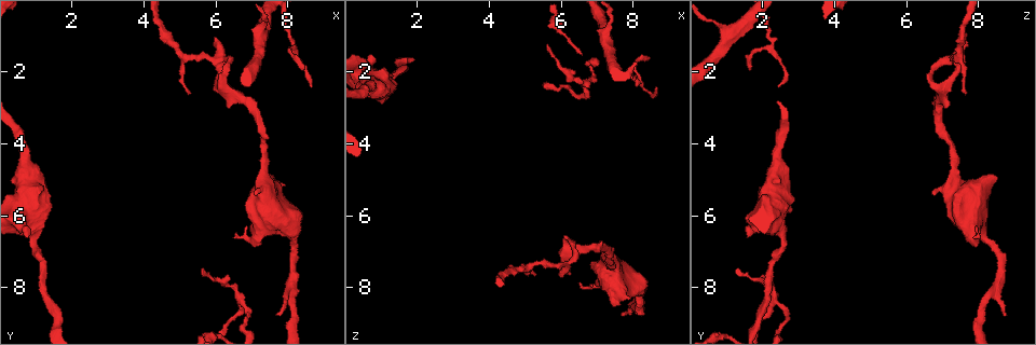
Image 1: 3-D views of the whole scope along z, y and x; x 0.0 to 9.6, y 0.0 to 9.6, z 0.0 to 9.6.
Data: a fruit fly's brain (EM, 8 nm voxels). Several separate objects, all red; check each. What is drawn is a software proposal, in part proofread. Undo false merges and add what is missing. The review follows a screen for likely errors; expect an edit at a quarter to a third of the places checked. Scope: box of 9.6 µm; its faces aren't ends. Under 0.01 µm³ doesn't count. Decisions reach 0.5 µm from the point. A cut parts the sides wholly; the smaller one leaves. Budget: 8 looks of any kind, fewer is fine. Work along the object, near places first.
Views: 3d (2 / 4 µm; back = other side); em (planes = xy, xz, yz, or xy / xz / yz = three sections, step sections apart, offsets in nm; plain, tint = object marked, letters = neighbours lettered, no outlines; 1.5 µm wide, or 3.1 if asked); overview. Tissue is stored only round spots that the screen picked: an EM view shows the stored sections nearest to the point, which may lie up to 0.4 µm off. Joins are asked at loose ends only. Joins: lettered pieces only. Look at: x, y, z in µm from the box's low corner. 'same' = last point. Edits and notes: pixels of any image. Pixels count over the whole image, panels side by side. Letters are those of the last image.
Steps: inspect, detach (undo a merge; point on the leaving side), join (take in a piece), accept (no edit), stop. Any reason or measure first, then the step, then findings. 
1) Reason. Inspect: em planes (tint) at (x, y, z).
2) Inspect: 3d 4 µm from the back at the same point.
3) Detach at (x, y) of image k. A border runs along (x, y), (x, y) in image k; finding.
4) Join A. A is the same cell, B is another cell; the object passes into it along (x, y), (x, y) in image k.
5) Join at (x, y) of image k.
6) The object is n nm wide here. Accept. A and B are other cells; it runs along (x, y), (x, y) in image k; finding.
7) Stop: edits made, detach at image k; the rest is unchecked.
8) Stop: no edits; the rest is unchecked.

Free end. Inspect: 3d 4 µm from the back at (5.25, 2.65, 7.65).

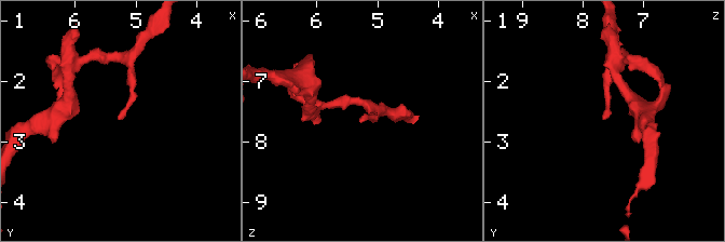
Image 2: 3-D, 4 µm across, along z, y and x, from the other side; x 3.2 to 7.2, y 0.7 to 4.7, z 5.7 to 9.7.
Need the tissue. Inspect: em xz step 4 (letters) at (5.30, 2.65, 7.60).

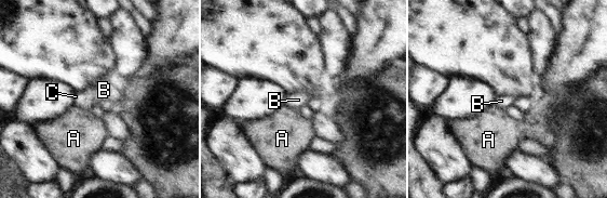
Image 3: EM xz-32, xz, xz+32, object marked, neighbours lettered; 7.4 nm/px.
Inspect: em planes (letters) at the same point.

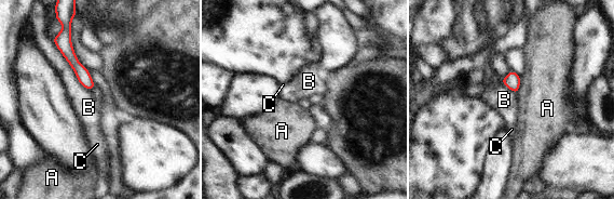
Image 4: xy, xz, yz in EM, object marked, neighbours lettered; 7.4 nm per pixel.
The object is 90 nm wide here. Accept. A, B and C are other cells; it runs along (64, 41), (69, 55), (90, 85) in image 4; none of them fits.

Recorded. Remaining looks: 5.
Branch stops here. Inspect: em planes (letters) at (0.75, 6.60, 1.55).

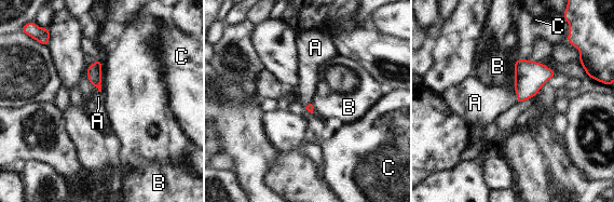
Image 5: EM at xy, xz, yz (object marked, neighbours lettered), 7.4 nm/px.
Join A. A is the same cell, B and C are other cells; the object passes into it along (530, 77), (517, 96), (485, 104) in image 5; it goes on there.

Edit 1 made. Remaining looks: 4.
Stop: edits made, join at image 5; the rest is unchecked.

